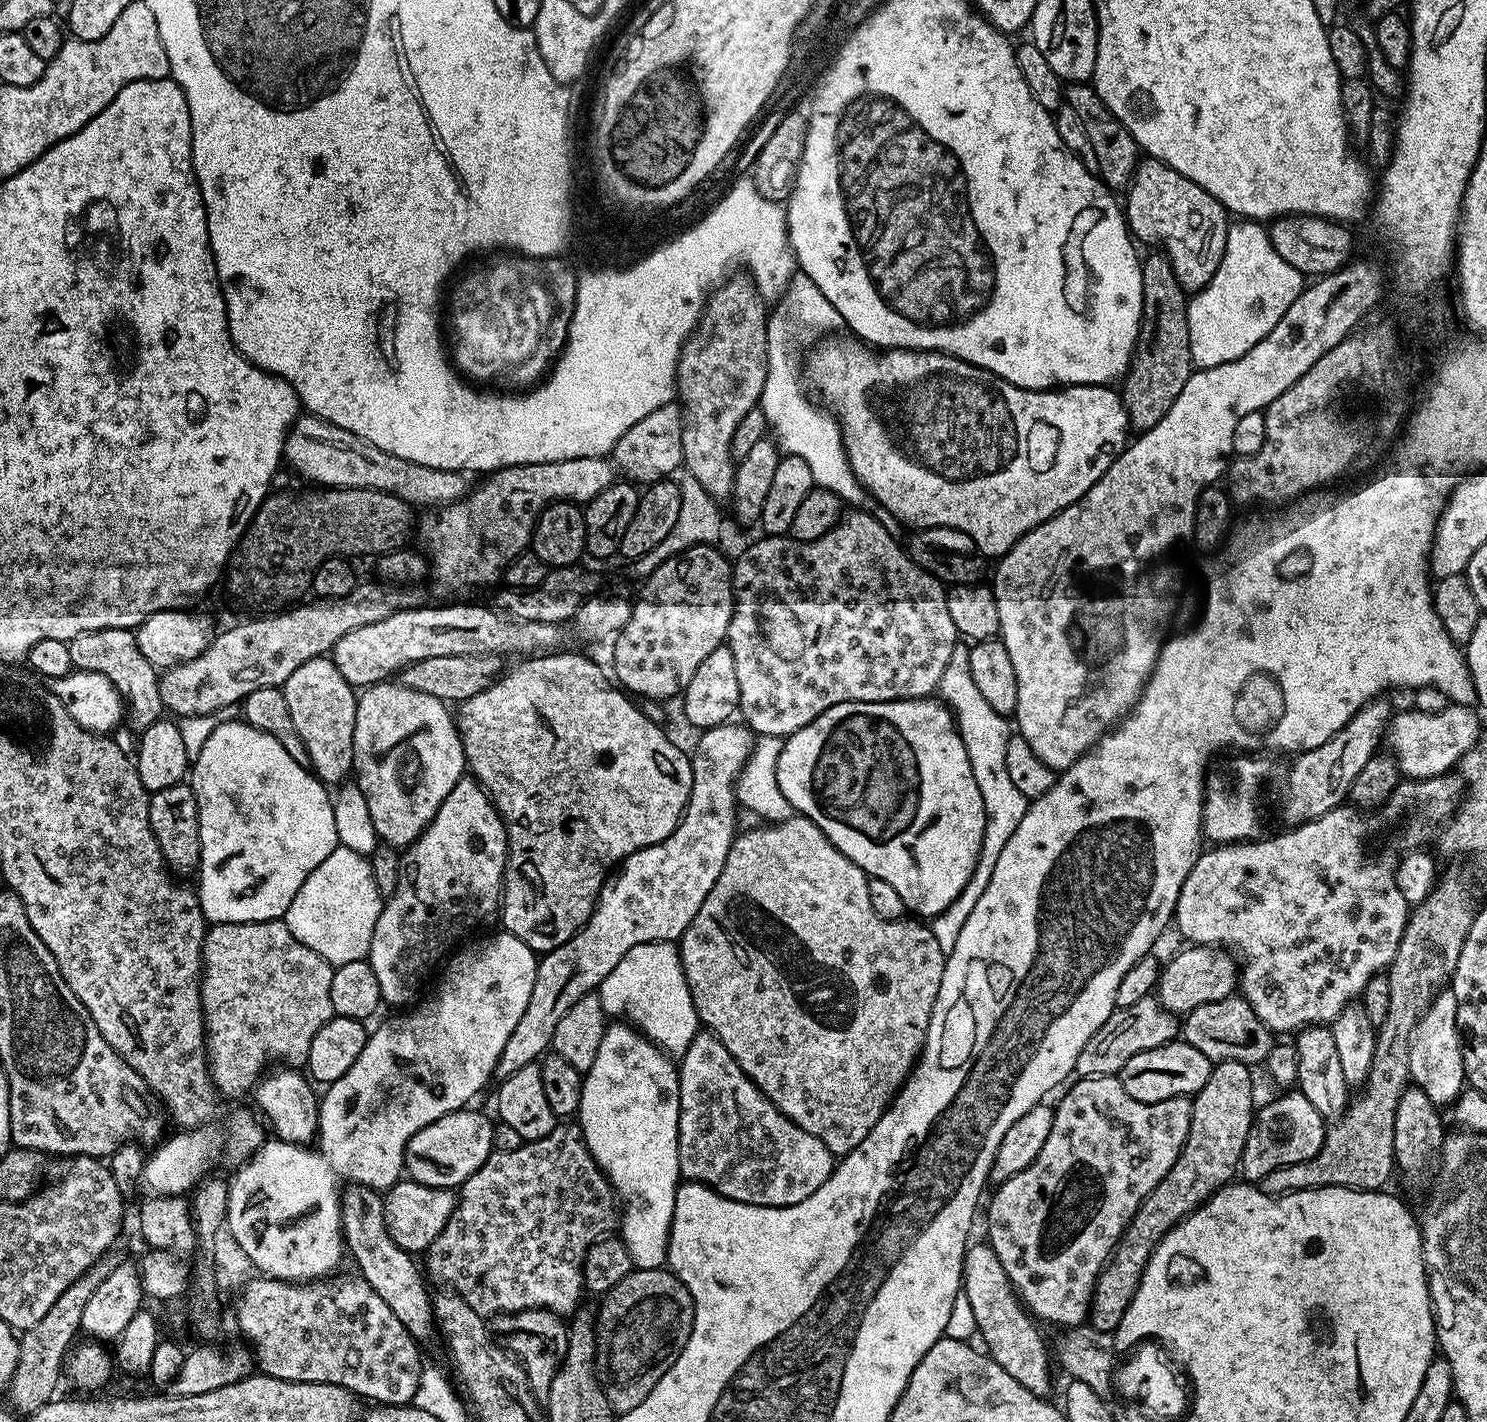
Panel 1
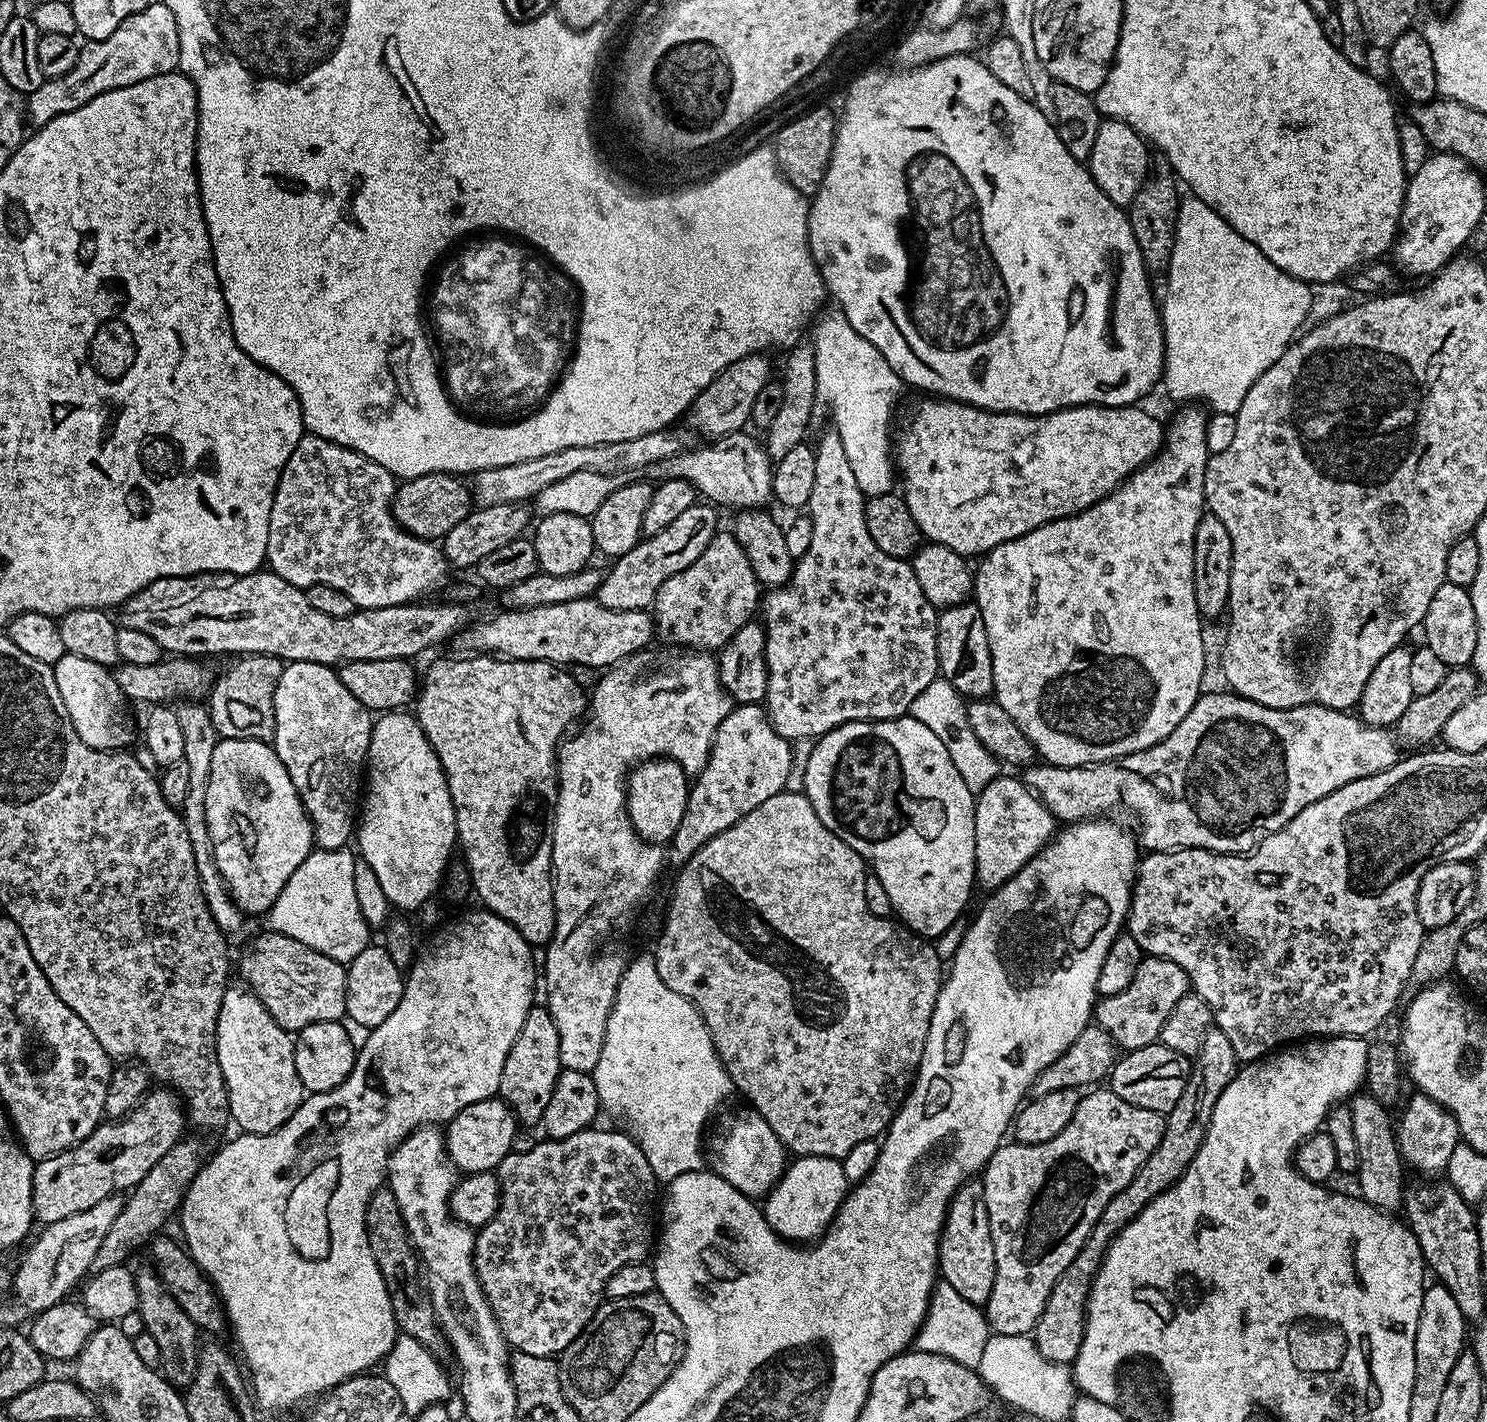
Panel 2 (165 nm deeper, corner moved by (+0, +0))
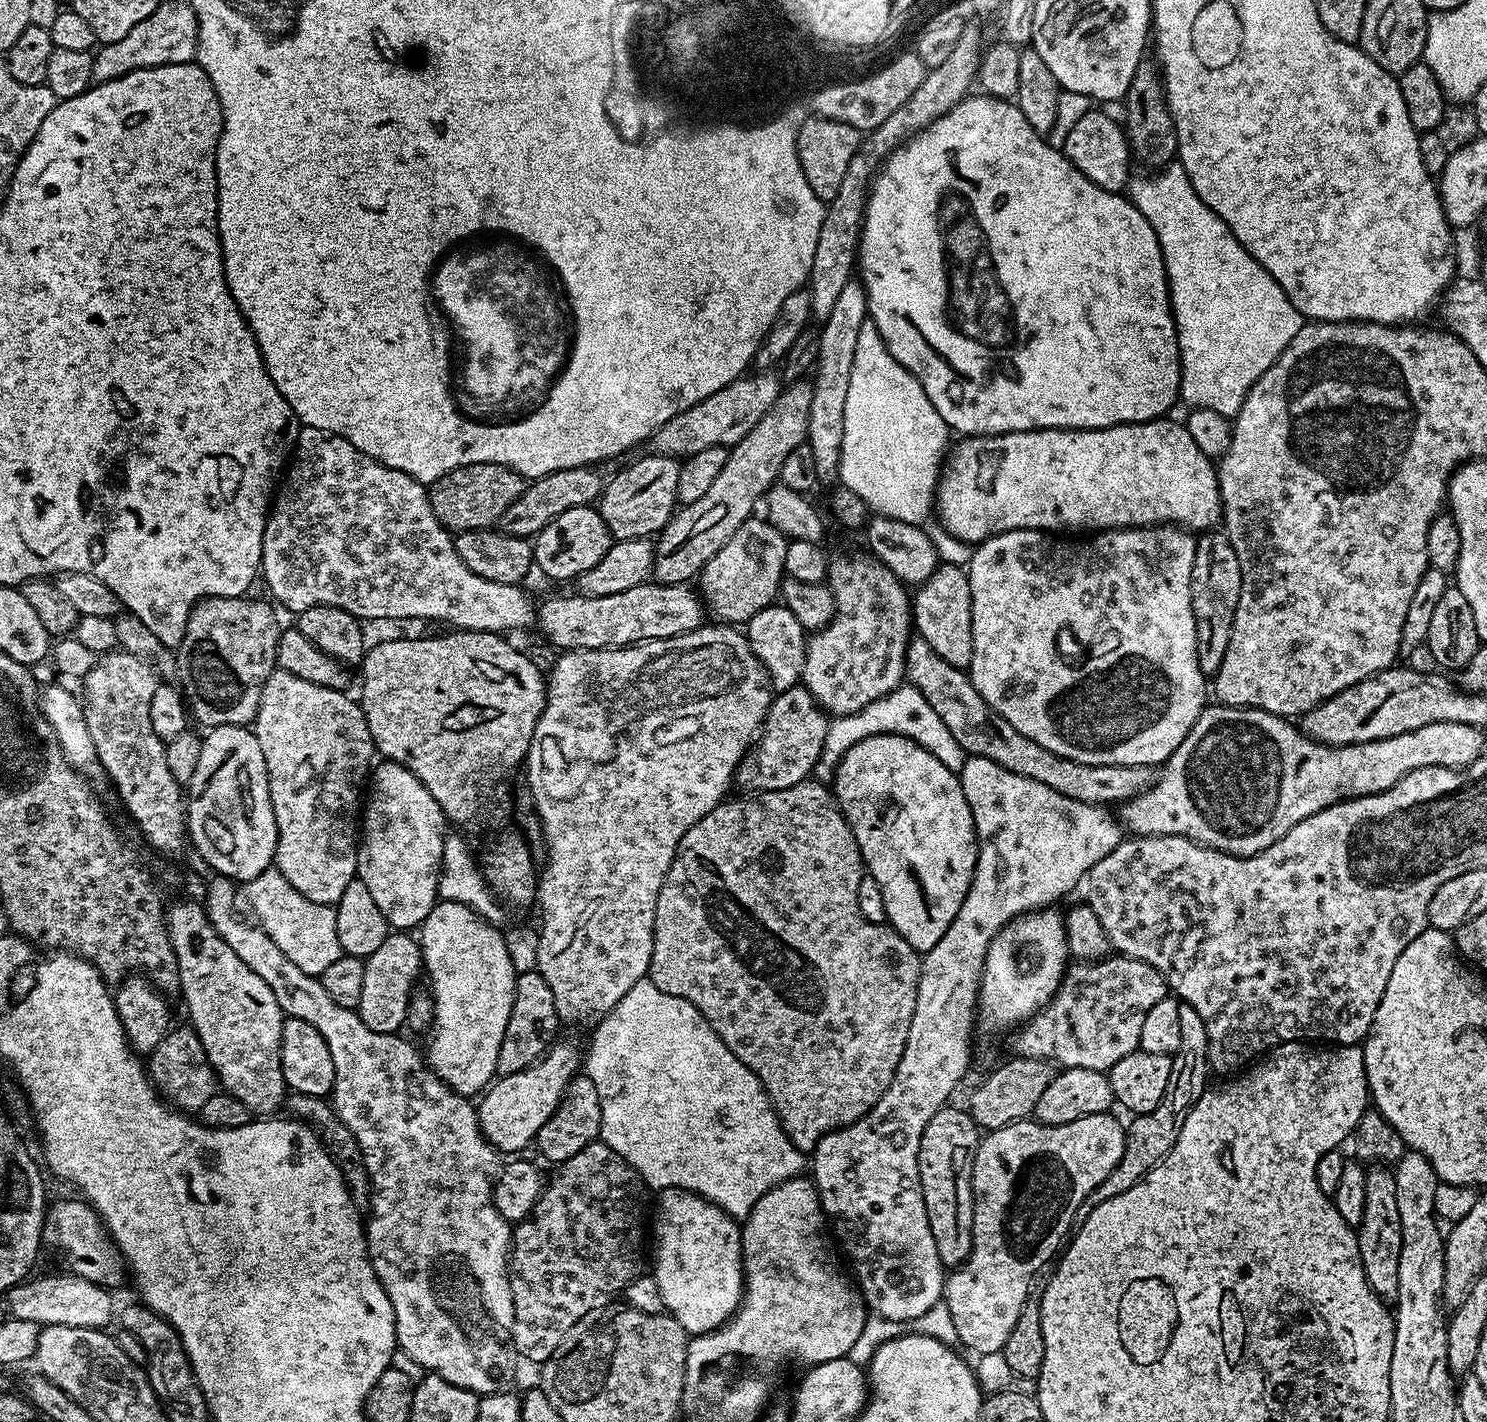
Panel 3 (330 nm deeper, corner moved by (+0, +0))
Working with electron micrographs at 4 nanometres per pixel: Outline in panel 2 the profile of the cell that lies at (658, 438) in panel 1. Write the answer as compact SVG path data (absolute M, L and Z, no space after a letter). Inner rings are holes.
M755 352L746 358L738 358L726 370L722 370L698 394L698 398L693 402L692 407L686 413L687 427L693 433L701 432L704 438L715 438L725 436L731 432L739 432L749 427L754 402L758 399L758 393L762 391L762 386L766 386L769 380L773 379L772 364L768 361L769 357L762 352Z

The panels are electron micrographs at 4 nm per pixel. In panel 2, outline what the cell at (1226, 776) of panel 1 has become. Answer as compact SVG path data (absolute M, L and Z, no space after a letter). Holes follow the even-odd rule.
M1223 691L1201 694L1172 733L1145 752L1081 768L1033 762L1023 769L1024 785L1065 825L1108 818L1119 808L1133 812L1140 823L1139 843L1143 847L1145 844L1148 852L1205 848L1221 854L1248 854L1267 836L1286 827L1306 806L1358 778L1378 774L1401 759L1401 745L1388 728L1365 724L1351 711L1321 704L1271 708Z

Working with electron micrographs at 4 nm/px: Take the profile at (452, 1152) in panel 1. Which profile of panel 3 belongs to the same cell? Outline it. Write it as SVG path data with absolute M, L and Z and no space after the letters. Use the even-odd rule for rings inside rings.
M553 1043L552 1047L536 1064L526 1070L518 1070L518 1074L499 1077L479 1097L476 1117L484 1137L492 1143L493 1148L501 1154L520 1154L524 1147L531 1145L536 1139L538 1130L554 1114L566 1086L573 1076L577 1075L582 1064L582 1052L572 1044Z

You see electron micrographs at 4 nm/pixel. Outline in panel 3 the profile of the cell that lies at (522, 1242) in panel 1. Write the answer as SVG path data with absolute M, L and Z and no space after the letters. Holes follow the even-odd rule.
M603 1142L586 1146L586 1150L578 1150L578 1154L574 1154L574 1158L566 1158L566 1162L555 1165L553 1172L556 1173L549 1180L547 1177L546 1183L541 1187L540 1196L536 1199L530 1215L513 1227L512 1251L508 1257L508 1277L516 1315L516 1321L512 1327L512 1344L523 1359L525 1356L526 1359L533 1360L536 1366L543 1365L544 1361L550 1358L550 1354L554 1354L554 1350L558 1350L562 1338L566 1338L566 1334L570 1334L570 1326L574 1326L574 1322L586 1318L586 1314L596 1312L601 1307L599 1304L607 1296L612 1296L615 1292L616 1295L623 1293L624 1287L635 1276L641 1275L640 1259L643 1256L645 1259L646 1256L646 1216L644 1220L646 1185L643 1178L623 1158L614 1154L614 1150L610 1150L610 1146L606 1146Z

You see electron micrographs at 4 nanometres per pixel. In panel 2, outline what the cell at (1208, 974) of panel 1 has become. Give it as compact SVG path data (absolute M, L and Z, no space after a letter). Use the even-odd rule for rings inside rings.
M1145 955L1126 990L1097 999L1094 1020L1102 1030L1106 1030L1106 1034L1110 1034L1117 1049L1150 1046L1159 1041L1162 1022L1170 1018L1170 1010L1174 1010L1178 1001L1189 995L1189 992L1188 975L1182 966L1178 966L1178 962L1170 962L1161 956Z

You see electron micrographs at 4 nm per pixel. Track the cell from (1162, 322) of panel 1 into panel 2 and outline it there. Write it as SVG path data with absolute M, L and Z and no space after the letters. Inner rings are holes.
M1160 158L1151 165L1150 175L1144 184L1138 190L1138 194L1134 194L1131 204L1127 205L1126 215L1132 233L1134 234L1134 242L1138 242L1138 250L1142 254L1144 264L1148 268L1149 273L1156 274L1156 272L1163 273L1167 269L1170 262L1170 254L1174 250L1174 238L1176 237L1176 212L1180 209L1181 197L1176 196L1176 184L1178 188L1178 180L1174 175L1172 168L1168 165L1168 161Z

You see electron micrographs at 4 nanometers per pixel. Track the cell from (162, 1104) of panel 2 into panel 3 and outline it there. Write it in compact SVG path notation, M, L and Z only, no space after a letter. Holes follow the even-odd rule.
M191 1026L176 1027L169 1027L162 1042L158 1042L156 1049L147 1057L146 1071L148 1079L156 1085L161 1097L173 1109L185 1114L196 1114L199 1113L200 1107L218 1091L216 1071L208 1060L196 1029Z

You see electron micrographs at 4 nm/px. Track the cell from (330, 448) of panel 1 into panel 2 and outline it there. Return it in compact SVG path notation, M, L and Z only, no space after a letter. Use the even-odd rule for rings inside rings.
M669 426L642 434L642 438L626 438L626 442L606 442L594 446L570 446L566 450L554 450L554 454L542 454L542 458L526 458L522 462L514 462L510 466L494 466L471 473L470 491L475 507L502 506L503 504L522 504L535 501L536 496L546 490L553 482L567 478L578 470L598 470L598 474L614 474L615 472L631 472L643 470L647 464L660 462L662 458L670 458L679 452L687 452L693 447L694 436L691 431L676 433L675 427Z

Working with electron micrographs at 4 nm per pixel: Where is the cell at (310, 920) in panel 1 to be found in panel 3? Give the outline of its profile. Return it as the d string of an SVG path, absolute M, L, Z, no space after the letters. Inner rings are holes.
M270 867L258 878L247 881L248 904L252 907L255 923L263 928L269 938L298 966L298 970L306 970L306 974L317 978L323 977L326 966L338 962L341 956L340 943L338 942L338 926L336 925L336 909L331 904L310 902L276 867Z

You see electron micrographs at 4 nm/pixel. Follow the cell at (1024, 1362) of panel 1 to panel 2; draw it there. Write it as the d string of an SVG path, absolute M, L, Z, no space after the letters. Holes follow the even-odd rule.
M973 1178L961 1186L948 1207L948 1216L944 1219L944 1228L940 1231L940 1262L939 1275L942 1280L954 1287L957 1292L966 1298L967 1302L979 1306L987 1305L990 1290L994 1290L994 1238L990 1238L990 1218L986 1214L986 1198L984 1197L983 1179Z

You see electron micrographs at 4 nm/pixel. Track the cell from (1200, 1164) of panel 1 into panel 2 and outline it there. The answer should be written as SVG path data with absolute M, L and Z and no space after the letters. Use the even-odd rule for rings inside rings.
M1213 1026L1206 1038L1202 1038L1202 1046L1194 1058L1192 1073L1186 1082L1186 1090L1182 1090L1182 1098L1178 1098L1178 1102L1174 1102L1174 1106L1164 1116L1162 1142L1158 1142L1154 1154L1150 1154L1138 1174L1134 1174L1130 1186L1126 1186L1126 1190L1114 1194L1114 1198L1106 1202L1106 1210L1102 1210L1098 1222L1094 1222L1082 1250L1078 1250L1078 1254L1074 1254L1074 1262L1070 1262L1070 1266L1062 1270L1062 1278L1054 1282L1054 1290L1050 1290L1050 1298L1034 1329L1034 1339L1042 1358L1067 1366L1075 1360L1084 1337L1088 1290L1104 1261L1104 1253L1108 1251L1113 1238L1131 1220L1138 1218L1140 1211L1159 1192L1165 1192L1190 1166L1194 1154L1198 1154L1198 1146L1202 1146L1204 1141L1214 1104L1218 1102L1222 1090L1226 1090L1226 1086L1236 1077L1237 1071L1238 1061L1234 1046L1230 1046L1230 1038L1226 1038L1220 1028Z

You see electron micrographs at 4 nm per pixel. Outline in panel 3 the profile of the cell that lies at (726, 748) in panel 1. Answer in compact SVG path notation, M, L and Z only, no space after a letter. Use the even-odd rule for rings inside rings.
M803 686L775 693L754 743L736 767L735 787L755 794L770 790L786 790L786 786L794 786L809 779L822 752L828 721L829 717L824 709Z

